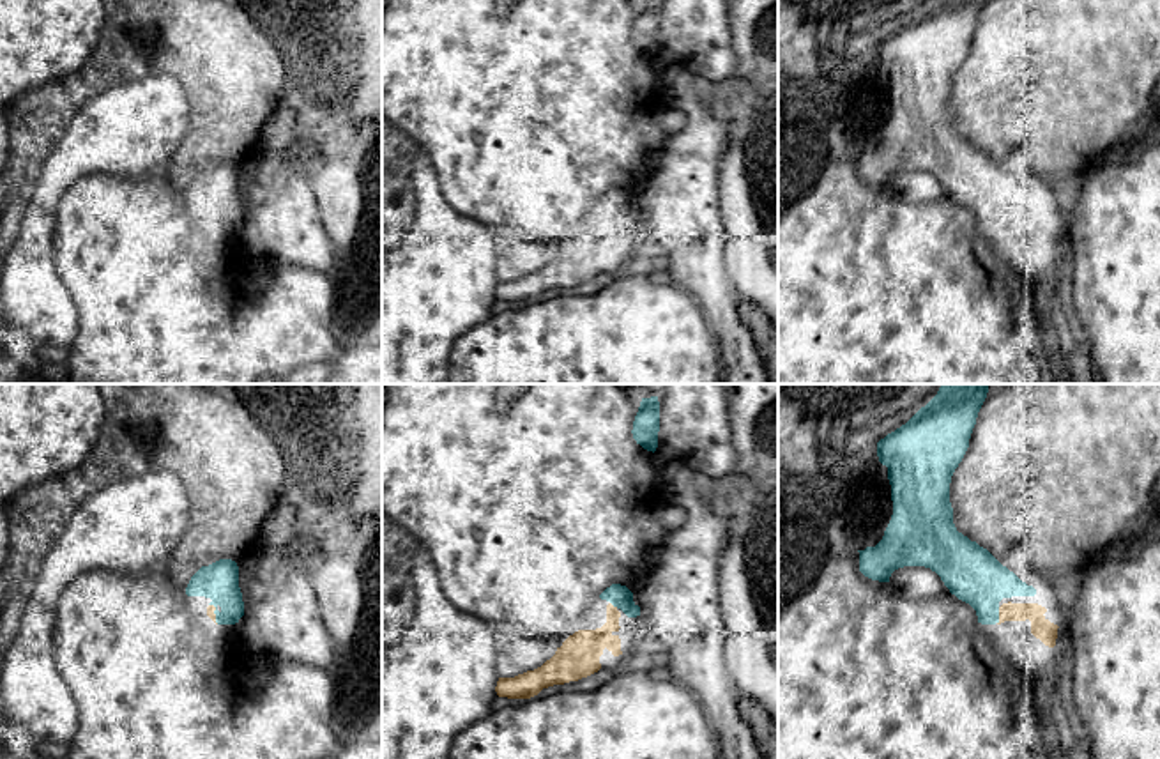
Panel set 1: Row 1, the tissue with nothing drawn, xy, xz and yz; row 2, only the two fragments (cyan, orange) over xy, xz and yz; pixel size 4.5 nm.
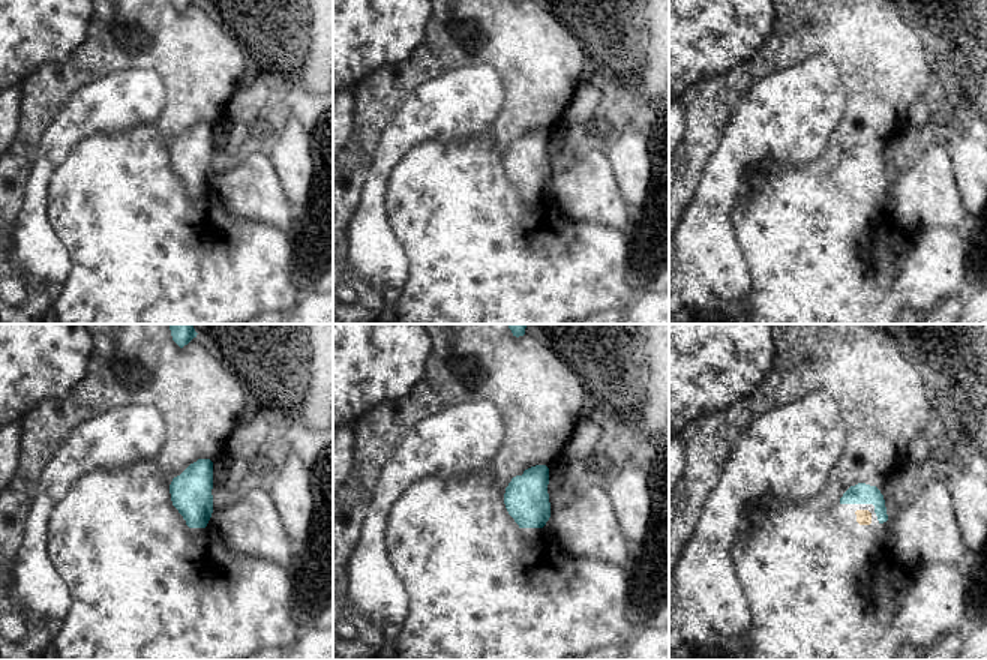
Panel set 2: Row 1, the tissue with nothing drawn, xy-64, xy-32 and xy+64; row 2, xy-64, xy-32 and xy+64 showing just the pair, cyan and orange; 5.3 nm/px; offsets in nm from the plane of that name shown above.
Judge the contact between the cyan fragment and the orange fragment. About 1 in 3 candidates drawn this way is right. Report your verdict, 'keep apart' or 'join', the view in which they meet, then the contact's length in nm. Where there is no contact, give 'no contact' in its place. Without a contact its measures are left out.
join; contact in yz; length 80 nm

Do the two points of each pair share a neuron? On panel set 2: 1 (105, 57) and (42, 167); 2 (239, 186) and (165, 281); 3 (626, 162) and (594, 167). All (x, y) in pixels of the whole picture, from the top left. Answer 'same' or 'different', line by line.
1: different
2: different
3: different

